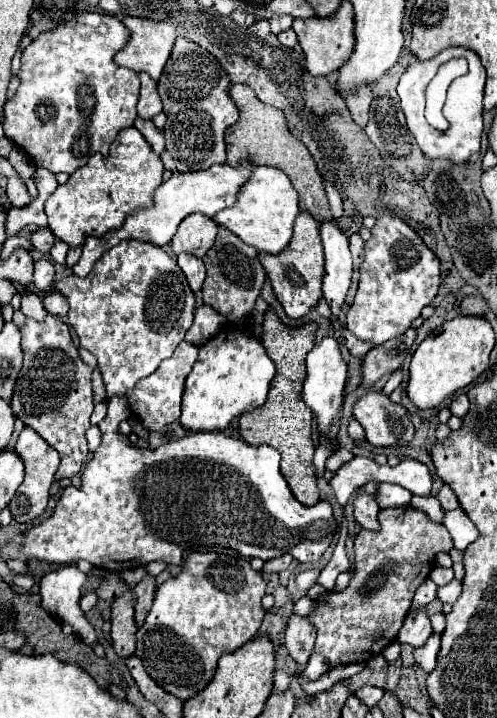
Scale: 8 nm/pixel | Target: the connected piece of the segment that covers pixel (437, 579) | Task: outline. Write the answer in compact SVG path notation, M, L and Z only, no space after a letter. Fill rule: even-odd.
M436 565L436 567L432 569L430 577L432 577L432 581L434 581L436 585L442 587L442 585L446 585L446 583L450 583L450 581L454 579L454 573L452 573L452 569L444 569L444 567Z

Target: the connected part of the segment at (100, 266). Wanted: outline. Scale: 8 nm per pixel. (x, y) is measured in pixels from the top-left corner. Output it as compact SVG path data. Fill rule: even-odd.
M138 239L120 241L96 261L88 277L80 279L70 275L58 281L56 289L70 303L68 321L80 339L80 347L98 359L98 369L106 387L106 399L98 403L92 413L92 425L98 425L108 413L110 397L124 397L140 379L148 377L164 359L172 357L176 345L184 341L184 333L190 329L194 319L194 293L188 287L188 281L176 265L176 257L172 253Z

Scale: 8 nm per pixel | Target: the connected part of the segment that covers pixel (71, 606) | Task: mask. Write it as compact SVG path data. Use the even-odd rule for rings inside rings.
M68 565L42 577L40 595L46 611L50 611L62 625L72 625L74 634L86 645L94 647L98 645L96 632L80 609L81 589L86 581L86 573L78 571L76 565Z

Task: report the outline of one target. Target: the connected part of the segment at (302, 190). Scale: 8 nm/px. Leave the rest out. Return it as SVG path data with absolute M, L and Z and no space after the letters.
M232 85L230 87L230 97L234 99L238 111L240 111L240 119L226 129L224 133L224 141L226 141L226 163L228 165L236 165L238 159L246 157L246 155L254 155L254 159L258 161L258 165L272 165L276 169L280 169L282 173L288 175L288 179L292 181L294 189L300 195L300 209L314 215L314 219L318 223L328 221L332 217L330 207L328 207L328 199L324 193L324 185L322 185L322 177L316 169L314 159L310 157L310 151L306 149L306 145L302 145L288 129L286 125L286 117L280 109L274 109L270 105L264 105L256 93L248 87L248 85Z

